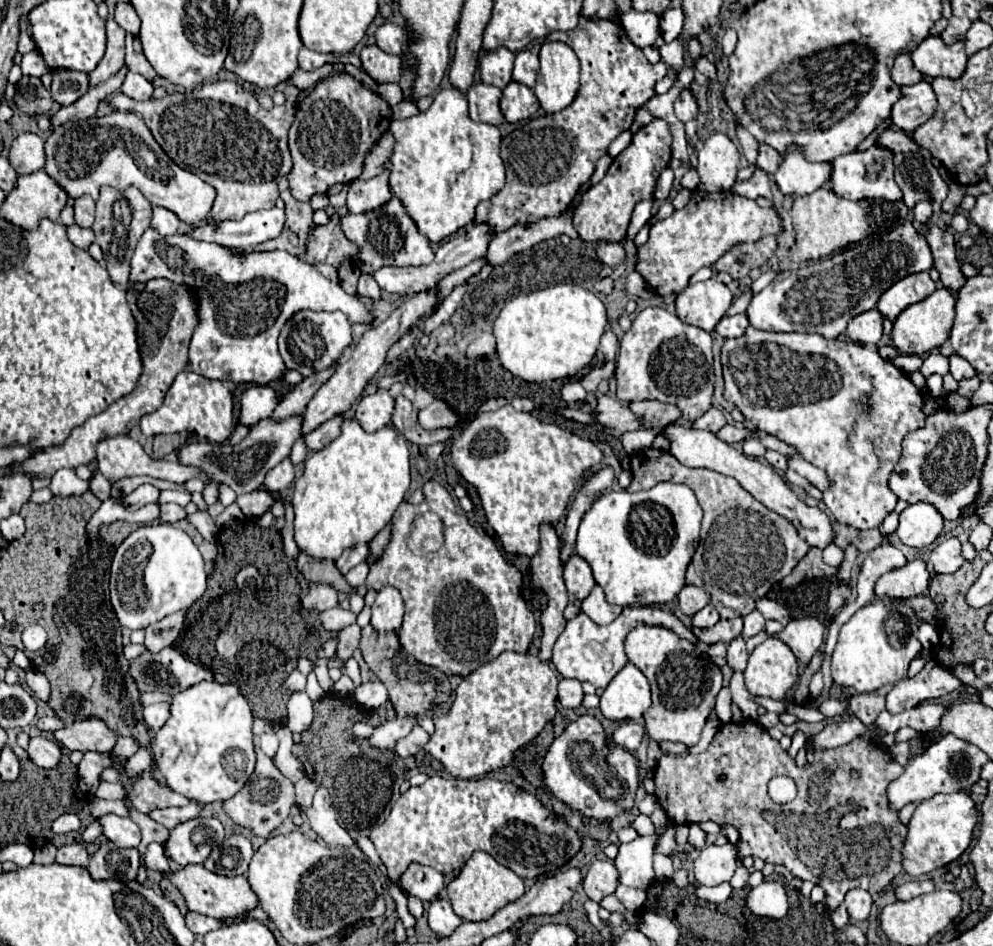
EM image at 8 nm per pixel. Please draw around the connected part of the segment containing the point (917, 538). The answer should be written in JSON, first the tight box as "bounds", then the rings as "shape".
{"bounds":[896,501,944,549],"shape":[[[920,501],[908,505],[900,513],[900,525],[896,533],[904,545],[922,549],[936,541],[936,537],[942,533],[942,527],[944,527],[944,519],[938,513],[938,509],[930,503]]]}

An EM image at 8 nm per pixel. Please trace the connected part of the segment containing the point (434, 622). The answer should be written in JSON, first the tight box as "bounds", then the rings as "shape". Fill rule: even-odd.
{"bounds":[366,481,536,677],"shape":[[[426,481],[422,485],[422,493],[424,493],[424,501],[420,505],[402,503],[396,509],[396,513],[390,521],[390,527],[392,527],[390,541],[388,541],[386,549],[382,551],[382,555],[370,563],[370,573],[366,579],[366,587],[372,587],[376,591],[384,585],[394,585],[402,593],[402,599],[406,603],[404,623],[398,633],[402,647],[416,661],[432,665],[446,675],[460,675],[460,677],[470,675],[472,671],[476,671],[478,667],[482,667],[484,663],[492,661],[492,659],[496,659],[504,651],[526,653],[528,645],[534,637],[534,631],[536,631],[536,617],[530,611],[530,607],[522,595],[520,569],[516,565],[510,565],[502,557],[500,549],[488,535],[484,535],[484,537],[478,535],[476,529],[468,523],[468,519],[464,515],[456,513],[452,495],[440,483]],[[426,511],[438,513],[446,527],[444,545],[432,557],[414,555],[406,549],[406,543],[404,543],[404,537],[408,535],[410,525],[412,525],[412,517],[418,513],[426,513]]]}

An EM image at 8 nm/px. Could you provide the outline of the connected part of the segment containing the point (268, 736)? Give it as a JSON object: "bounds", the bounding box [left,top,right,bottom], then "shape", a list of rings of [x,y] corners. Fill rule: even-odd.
{"bounds":[259,733,279,758],"shape":[[[264,733],[260,736],[259,746],[264,753],[273,758],[279,746],[279,740],[275,733]]]}

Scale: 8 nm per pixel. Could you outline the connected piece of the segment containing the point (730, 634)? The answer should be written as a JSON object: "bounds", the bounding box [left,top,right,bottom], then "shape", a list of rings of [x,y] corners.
{"bounds":[692,617,743,645],"shape":[[[734,617],[734,619],[722,619],[710,627],[710,629],[698,629],[692,627],[692,633],[696,635],[696,639],[702,645],[712,645],[712,643],[730,643],[736,635],[740,635],[743,630],[742,617]]]}

